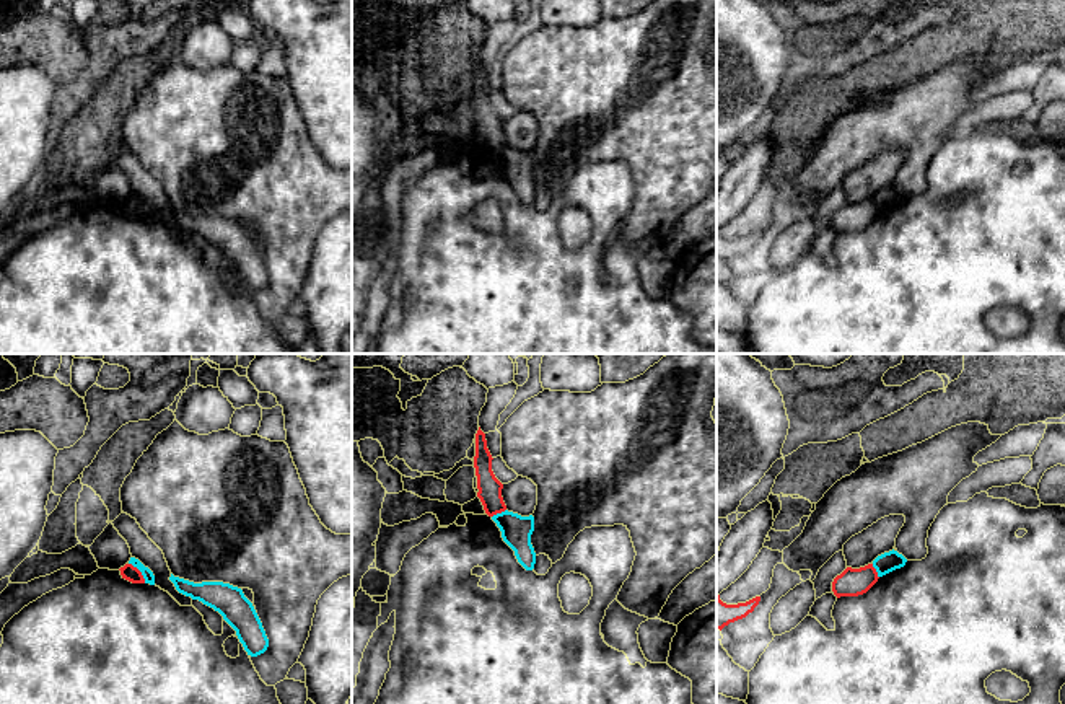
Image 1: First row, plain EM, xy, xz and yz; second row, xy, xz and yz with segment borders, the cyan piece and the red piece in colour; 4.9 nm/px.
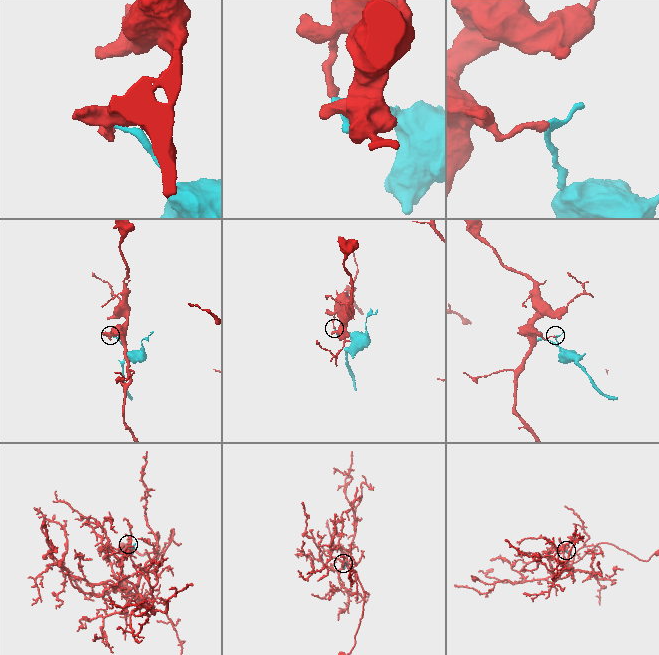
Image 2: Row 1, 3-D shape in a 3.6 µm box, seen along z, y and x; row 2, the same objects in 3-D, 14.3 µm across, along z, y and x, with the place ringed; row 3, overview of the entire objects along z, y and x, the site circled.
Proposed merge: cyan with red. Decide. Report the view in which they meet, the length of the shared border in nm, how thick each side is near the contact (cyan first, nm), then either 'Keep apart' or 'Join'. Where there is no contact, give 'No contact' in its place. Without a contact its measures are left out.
Touches cyan in xy. Shared border 130 nm. Thickness 50 nm (cyan) against 80 nm. Keep apart

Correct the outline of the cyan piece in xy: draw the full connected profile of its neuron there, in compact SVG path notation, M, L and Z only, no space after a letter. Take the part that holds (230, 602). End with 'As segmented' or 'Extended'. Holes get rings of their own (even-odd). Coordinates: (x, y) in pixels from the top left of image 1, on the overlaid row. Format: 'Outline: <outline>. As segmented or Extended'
Outline: M171 574L169 580L176 590L192 600L218 611L223 619L236 631L239 642L251 657L264 653L269 647L269 639L262 623L244 596L243 590L223 582L194 583Z. As segmented

